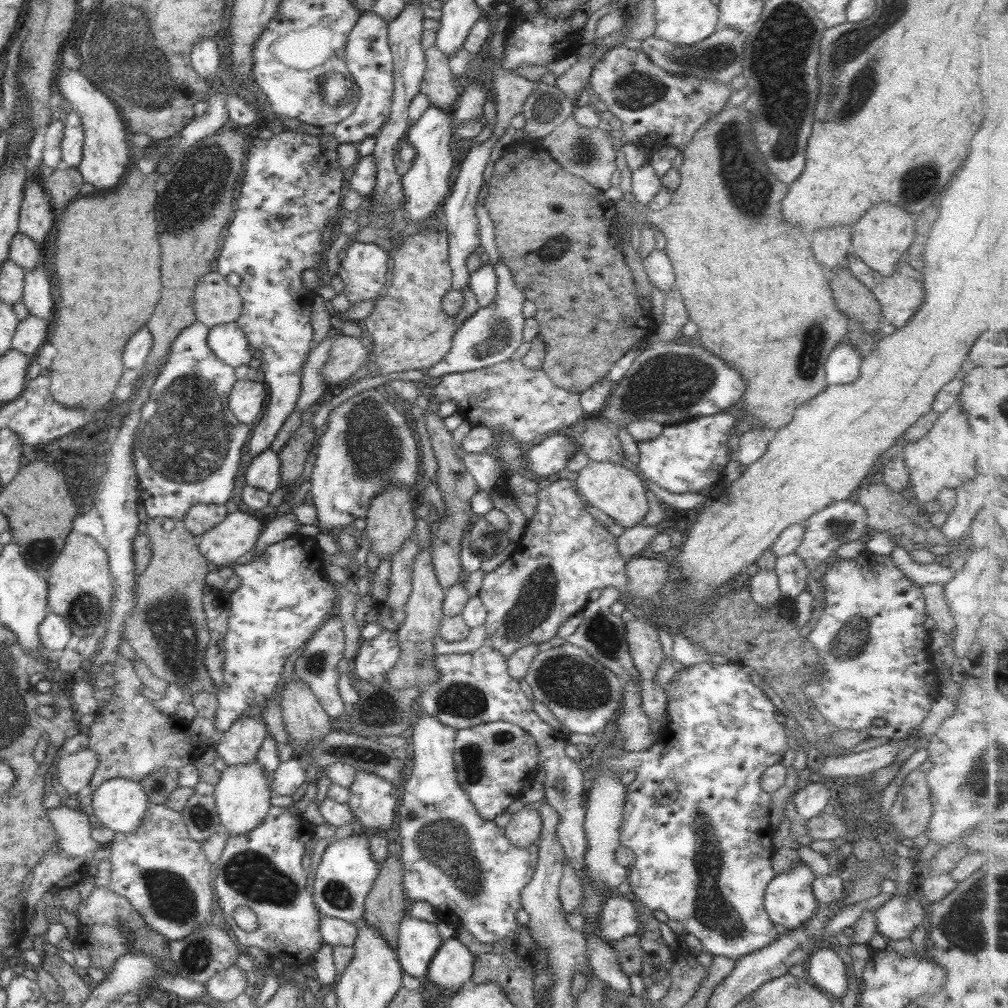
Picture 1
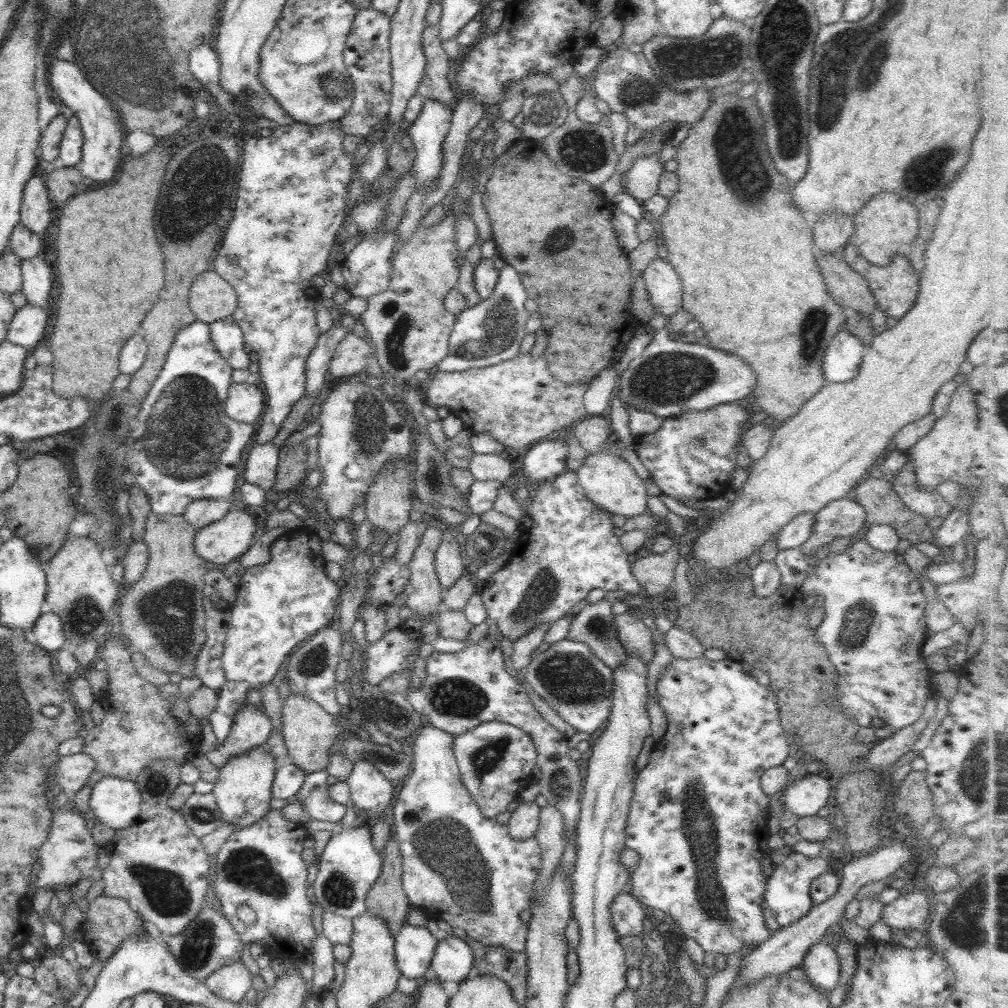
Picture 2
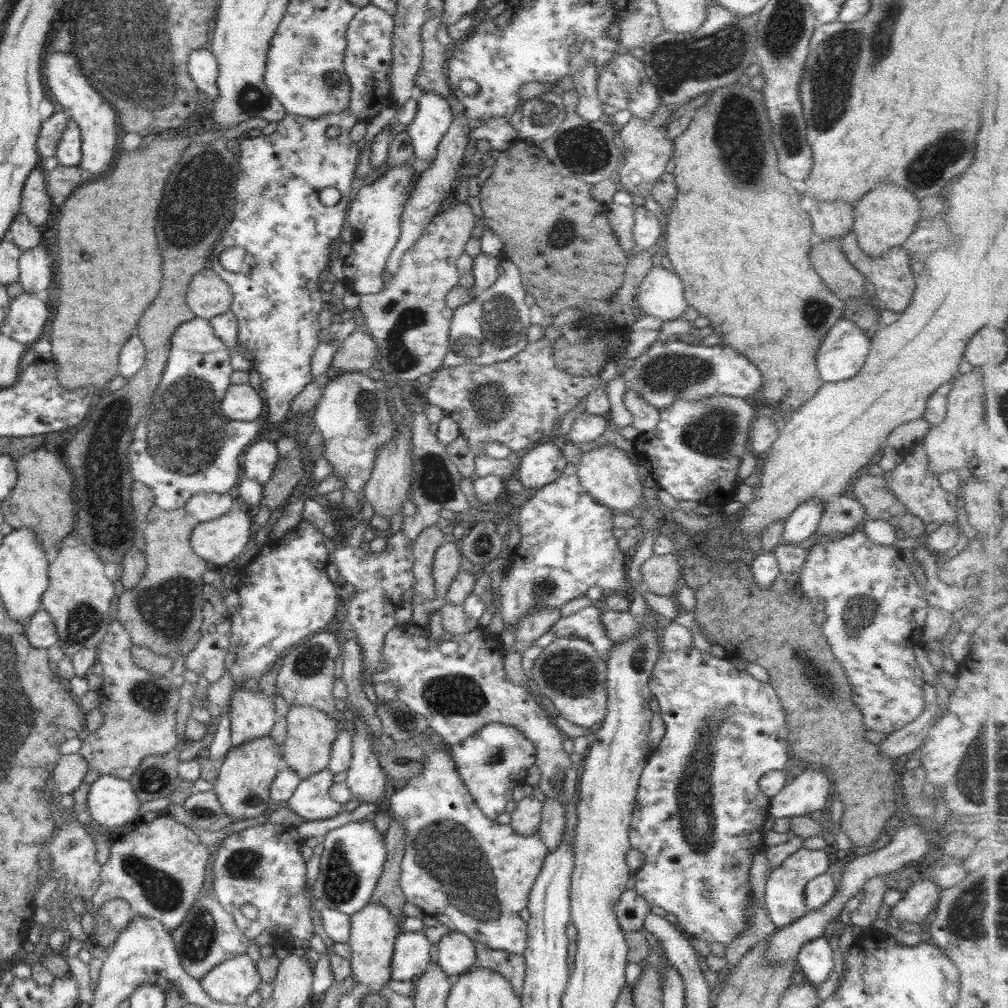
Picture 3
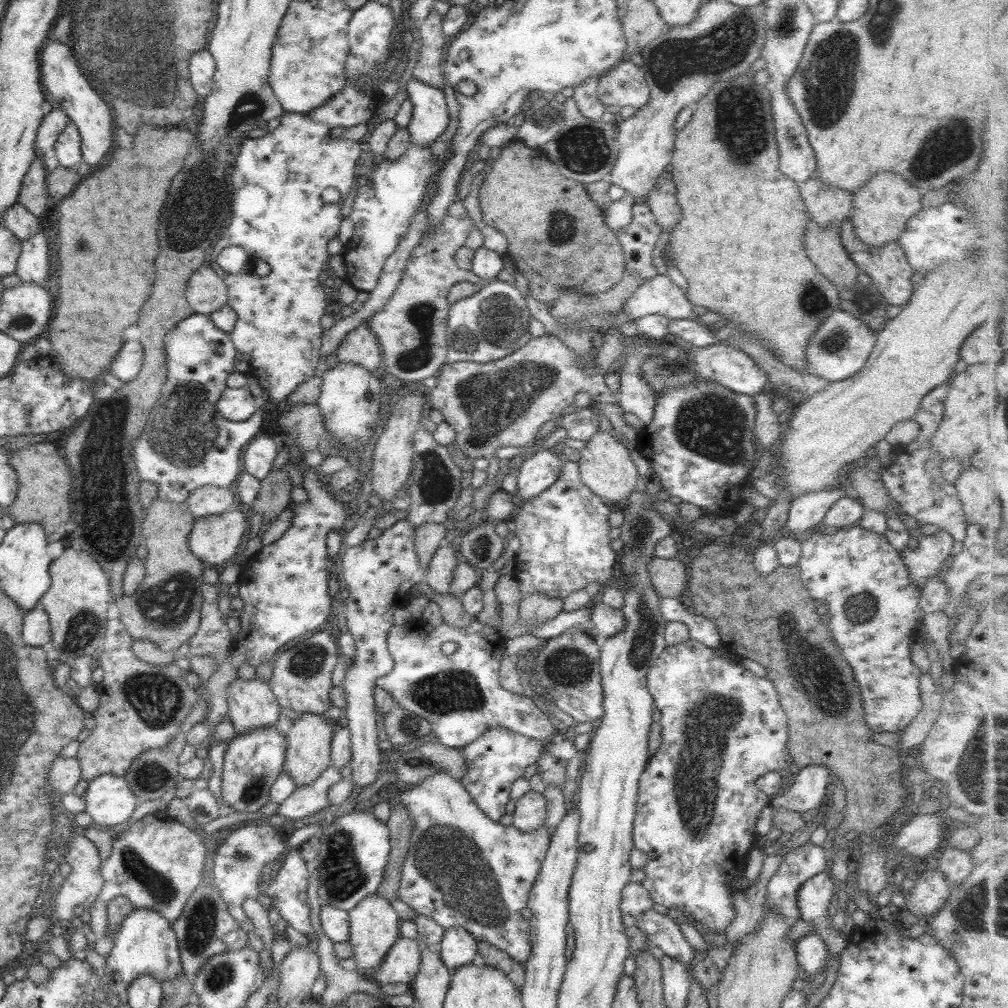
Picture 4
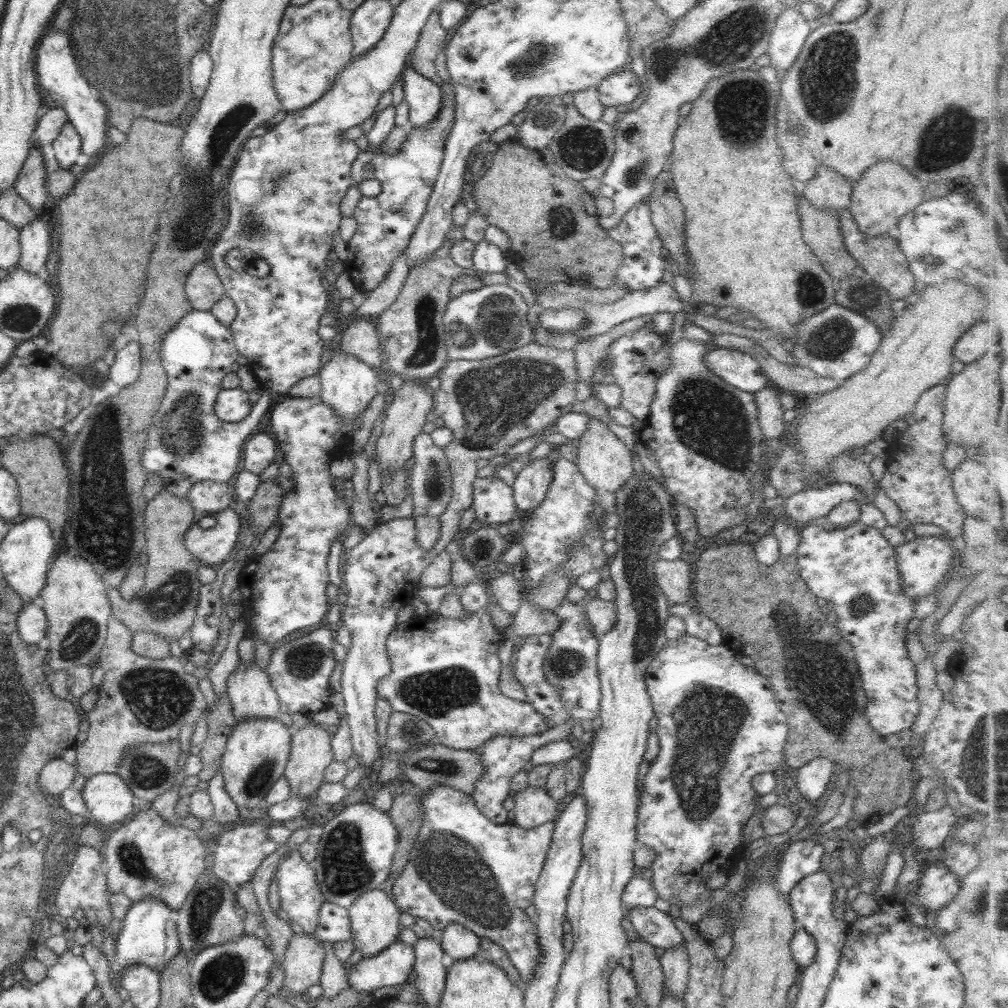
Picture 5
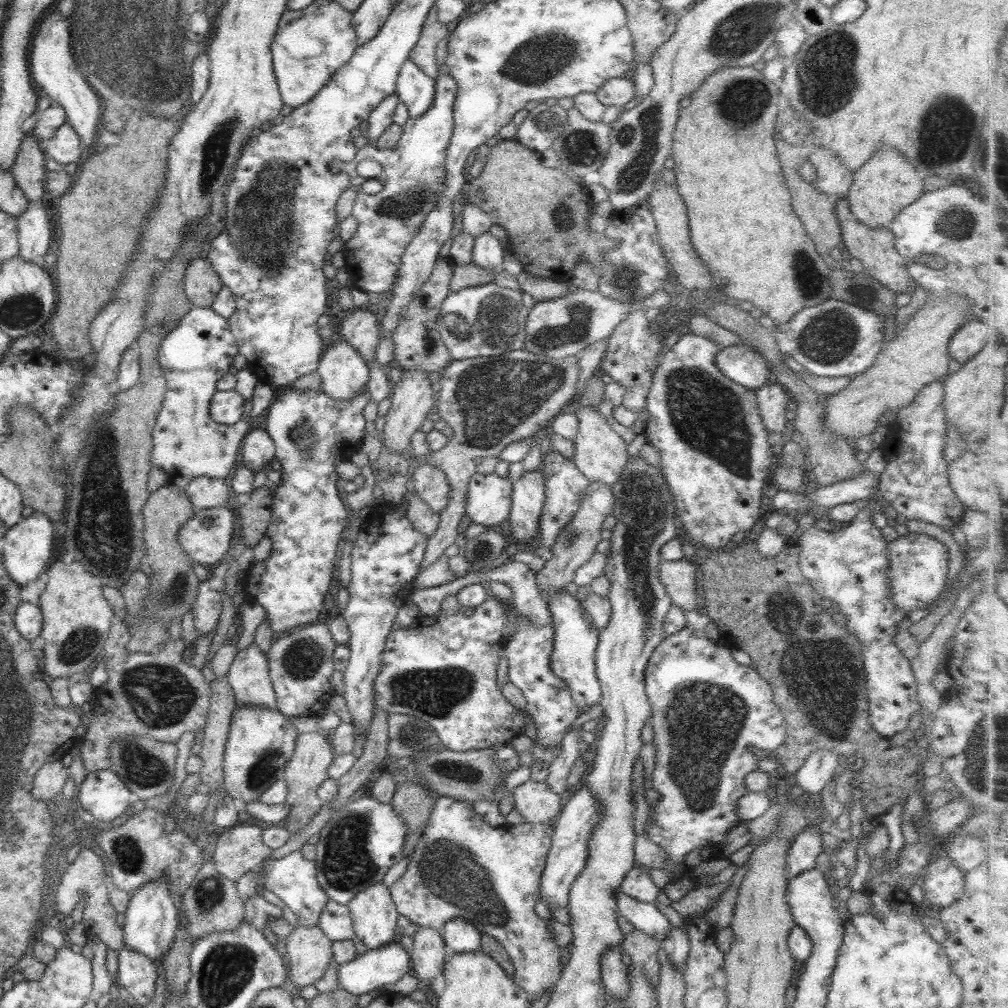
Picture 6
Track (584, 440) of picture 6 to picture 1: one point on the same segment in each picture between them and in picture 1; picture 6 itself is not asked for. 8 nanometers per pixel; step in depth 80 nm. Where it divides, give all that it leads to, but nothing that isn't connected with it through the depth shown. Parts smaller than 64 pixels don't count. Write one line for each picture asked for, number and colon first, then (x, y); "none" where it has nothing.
1: (616, 489)
2: (609, 481)
3: (605, 472)
4: (605, 466)
5: (605, 462)

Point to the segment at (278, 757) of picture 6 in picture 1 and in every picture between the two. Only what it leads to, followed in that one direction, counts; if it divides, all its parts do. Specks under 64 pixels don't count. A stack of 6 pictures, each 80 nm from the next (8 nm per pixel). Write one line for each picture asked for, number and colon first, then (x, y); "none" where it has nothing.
1: (242, 797)
2: (243, 794)
3: (243, 788)
4: (253, 761)
5: (257, 751)

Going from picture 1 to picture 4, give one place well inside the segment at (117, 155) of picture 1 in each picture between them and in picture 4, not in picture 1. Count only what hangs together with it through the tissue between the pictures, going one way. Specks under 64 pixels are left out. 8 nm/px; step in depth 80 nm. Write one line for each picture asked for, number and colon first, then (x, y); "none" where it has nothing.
2: (103, 133)
3: (96, 118)
4: (64, 84)

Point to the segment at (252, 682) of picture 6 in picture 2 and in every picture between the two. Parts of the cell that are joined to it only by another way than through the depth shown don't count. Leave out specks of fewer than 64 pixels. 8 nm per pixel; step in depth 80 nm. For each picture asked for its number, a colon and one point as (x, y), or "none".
2: (251, 727)
3: (252, 716)
4: (252, 705)
5: (251, 694)

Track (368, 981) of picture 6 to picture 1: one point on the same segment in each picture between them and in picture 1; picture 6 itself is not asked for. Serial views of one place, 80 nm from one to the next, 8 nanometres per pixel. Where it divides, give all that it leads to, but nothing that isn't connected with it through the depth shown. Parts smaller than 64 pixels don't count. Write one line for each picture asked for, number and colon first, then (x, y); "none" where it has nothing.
1: (418, 941)
2: (415, 946)
3: (412, 952)
4: (400, 965)
5: (394, 965)

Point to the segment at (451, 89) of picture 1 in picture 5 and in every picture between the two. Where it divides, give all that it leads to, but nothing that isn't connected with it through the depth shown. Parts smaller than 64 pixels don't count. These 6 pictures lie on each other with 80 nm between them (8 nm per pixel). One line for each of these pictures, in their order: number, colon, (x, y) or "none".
2: (434, 85)
3: (432, 77)
4: (428, 68)
5: (432, 38)

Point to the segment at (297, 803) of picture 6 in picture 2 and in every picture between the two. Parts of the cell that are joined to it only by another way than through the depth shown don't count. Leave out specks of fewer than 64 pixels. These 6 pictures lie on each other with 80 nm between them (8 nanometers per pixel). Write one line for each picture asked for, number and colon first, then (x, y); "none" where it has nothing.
2: (310, 732)
3: (310, 734)
4: (308, 742)
5: (311, 752)

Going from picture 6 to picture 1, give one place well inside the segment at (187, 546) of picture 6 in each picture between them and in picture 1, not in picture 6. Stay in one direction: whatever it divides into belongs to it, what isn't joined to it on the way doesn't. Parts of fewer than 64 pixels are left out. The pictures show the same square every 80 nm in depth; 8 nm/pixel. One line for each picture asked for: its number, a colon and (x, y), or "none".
1: (237, 534)
2: (225, 540)
3: (219, 541)
4: (216, 538)
5: (213, 545)

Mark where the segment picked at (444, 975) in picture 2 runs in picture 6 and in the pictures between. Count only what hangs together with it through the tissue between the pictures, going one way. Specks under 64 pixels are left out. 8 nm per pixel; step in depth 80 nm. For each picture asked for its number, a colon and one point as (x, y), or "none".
3: (456, 952)
4: (458, 947)
5: (458, 942)
6: (460, 936)

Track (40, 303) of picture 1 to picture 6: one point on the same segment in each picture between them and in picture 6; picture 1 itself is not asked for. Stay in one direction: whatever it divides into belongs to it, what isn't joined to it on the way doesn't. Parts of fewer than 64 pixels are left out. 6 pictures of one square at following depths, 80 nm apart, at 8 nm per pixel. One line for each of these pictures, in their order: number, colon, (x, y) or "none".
2: (37, 277)
3: (35, 273)
4: (33, 265)
5: (34, 238)
6: (35, 235)

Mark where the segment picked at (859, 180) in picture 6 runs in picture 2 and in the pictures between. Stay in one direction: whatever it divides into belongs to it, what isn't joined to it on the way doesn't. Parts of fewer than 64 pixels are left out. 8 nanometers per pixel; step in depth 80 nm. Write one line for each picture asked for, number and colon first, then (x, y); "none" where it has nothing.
2: (888, 222)
3: (884, 218)
4: (880, 209)
5: (885, 192)

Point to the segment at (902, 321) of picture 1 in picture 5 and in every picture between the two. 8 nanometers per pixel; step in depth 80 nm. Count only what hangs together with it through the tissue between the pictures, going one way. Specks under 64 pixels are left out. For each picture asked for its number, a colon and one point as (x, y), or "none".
2: (895, 286)
3: (893, 280)
4: (887, 266)
5: (880, 257)

